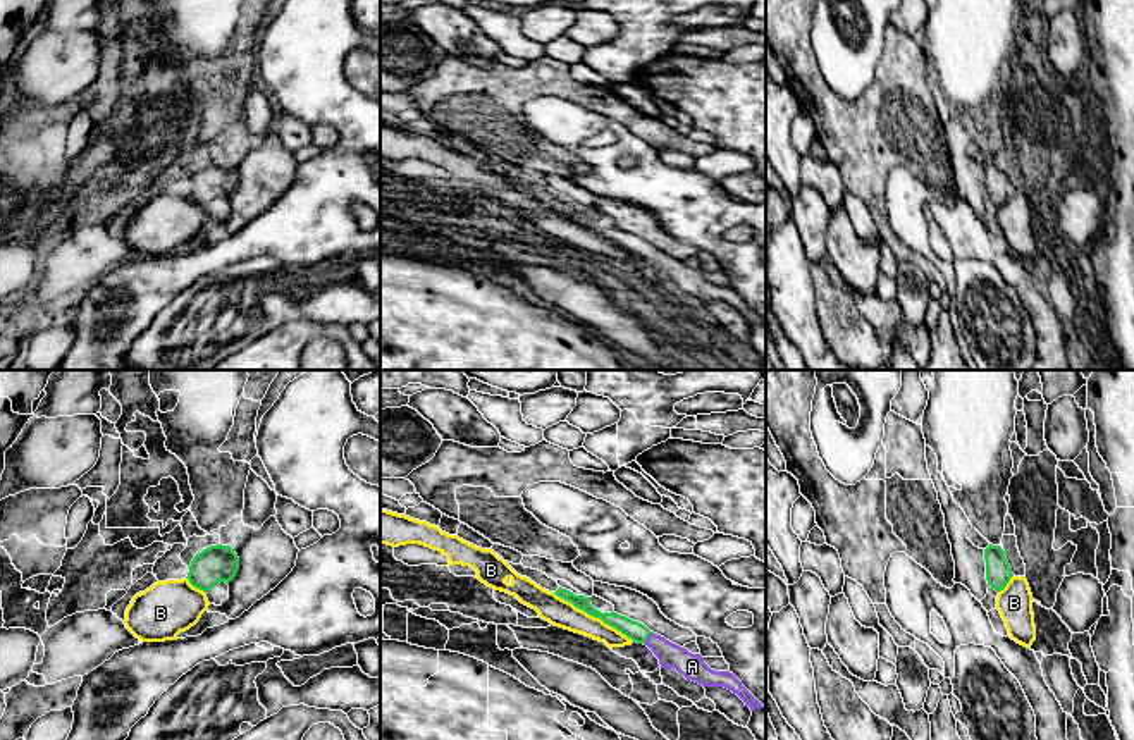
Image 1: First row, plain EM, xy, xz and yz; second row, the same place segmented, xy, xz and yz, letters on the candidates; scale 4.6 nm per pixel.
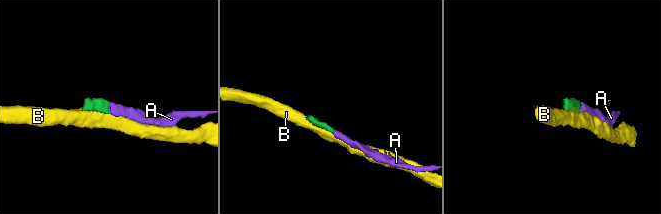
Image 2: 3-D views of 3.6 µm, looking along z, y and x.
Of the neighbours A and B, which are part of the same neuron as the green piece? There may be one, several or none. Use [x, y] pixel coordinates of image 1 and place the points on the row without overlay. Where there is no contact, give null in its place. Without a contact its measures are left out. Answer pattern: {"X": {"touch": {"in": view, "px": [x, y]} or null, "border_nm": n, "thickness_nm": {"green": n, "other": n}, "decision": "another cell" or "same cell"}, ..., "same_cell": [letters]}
{"A": {"touch": {"in": "xz", "px": [647, 252]}, "border_nm": 80, "thickness_nm": {"green": 90, "other": 120}, "decision": "same cell"}, "B": {"touch": {"in": "xz", "px": [594, 231]}, "border_nm": 440, "thickness_nm": {"green": 90, "other": 130}, "decision": "another cell"}, "same_cell": ["A"]}

